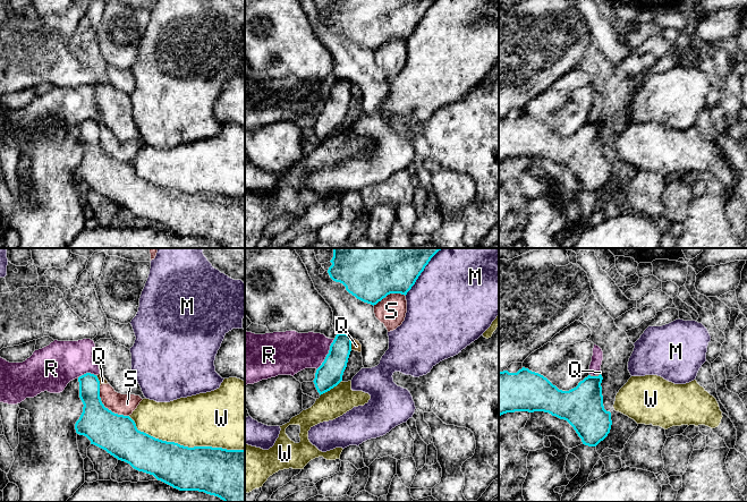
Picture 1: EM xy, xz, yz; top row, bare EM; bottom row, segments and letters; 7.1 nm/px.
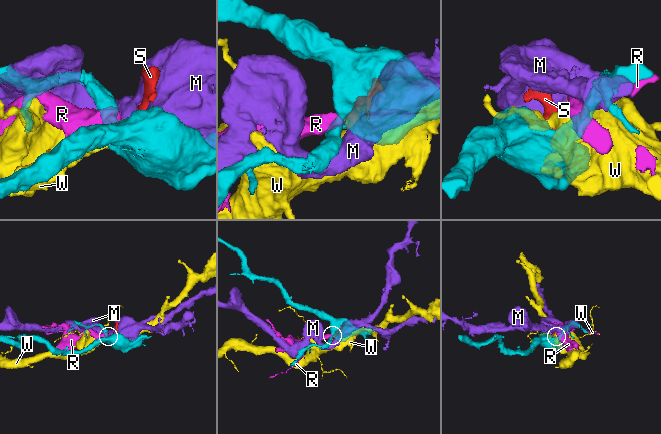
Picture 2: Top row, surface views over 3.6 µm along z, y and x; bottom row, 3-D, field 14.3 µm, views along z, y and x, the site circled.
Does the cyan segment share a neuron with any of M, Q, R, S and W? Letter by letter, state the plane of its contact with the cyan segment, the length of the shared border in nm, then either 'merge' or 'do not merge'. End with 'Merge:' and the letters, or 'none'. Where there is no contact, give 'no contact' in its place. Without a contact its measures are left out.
M: meets cyan in xz; contact 360 nm long; do not merge
Q: meets cyan in xz; contact 90 nm long; do not merge
R: meets cyan in xz; contact 260 nm long; do not merge
S: meets cyan in xy; contact 300 nm long; do not merge
W: meets cyan in xy; contact 850 nm long; do not merge
Merge: none

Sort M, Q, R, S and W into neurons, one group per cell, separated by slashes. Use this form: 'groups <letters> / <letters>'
groups M / Q R S / W

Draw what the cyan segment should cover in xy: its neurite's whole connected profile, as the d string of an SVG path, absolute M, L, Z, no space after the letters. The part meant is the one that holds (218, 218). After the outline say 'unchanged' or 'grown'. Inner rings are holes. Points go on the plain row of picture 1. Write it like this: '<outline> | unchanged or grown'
M86 119L78 124L83 159L75 170L76 179L134 215L153 221L179 237L198 237L224 248L245 248L245 196L212 193L188 194L155 185L137 176L129 162L118 161L104 153L100 144L100 127Z | unchanged

